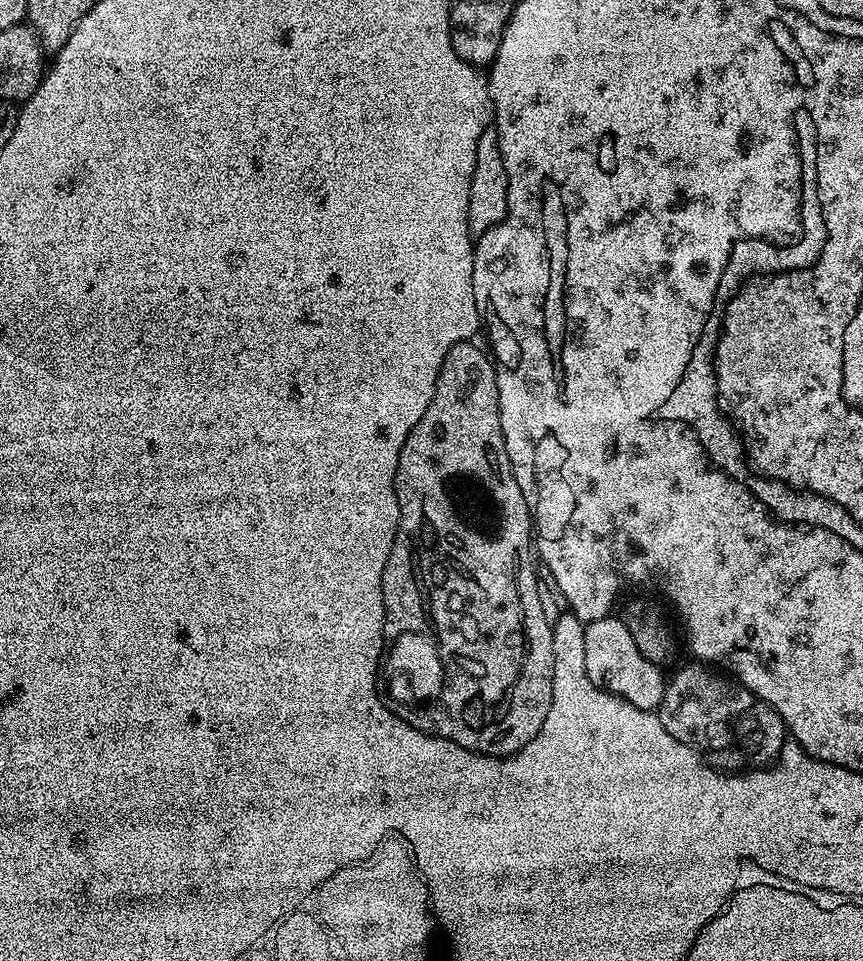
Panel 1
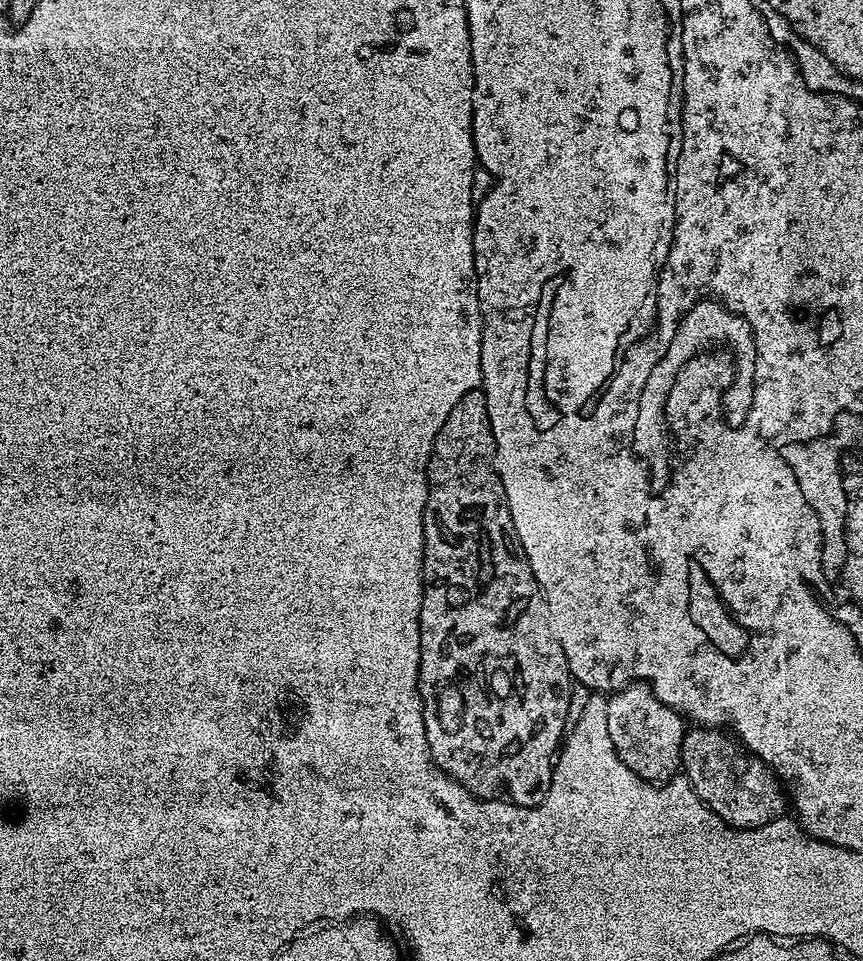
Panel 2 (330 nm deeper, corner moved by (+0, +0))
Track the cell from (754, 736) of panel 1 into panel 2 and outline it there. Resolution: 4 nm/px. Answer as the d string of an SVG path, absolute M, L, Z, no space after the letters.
M707 726L689 727L684 733L680 751L680 768L692 789L698 794L700 801L710 805L712 811L718 814L718 818L725 820L731 827L757 828L785 815L786 789L783 783L768 764L762 762L762 758L758 758L753 752L748 751L745 744L741 744L735 735L729 734L727 731Z

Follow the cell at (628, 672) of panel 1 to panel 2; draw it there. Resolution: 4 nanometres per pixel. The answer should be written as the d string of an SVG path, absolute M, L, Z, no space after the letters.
M632 682L608 696L606 730L610 730L610 742L614 742L618 758L622 758L638 778L660 782L680 768L686 721L679 712L663 704L647 684Z

